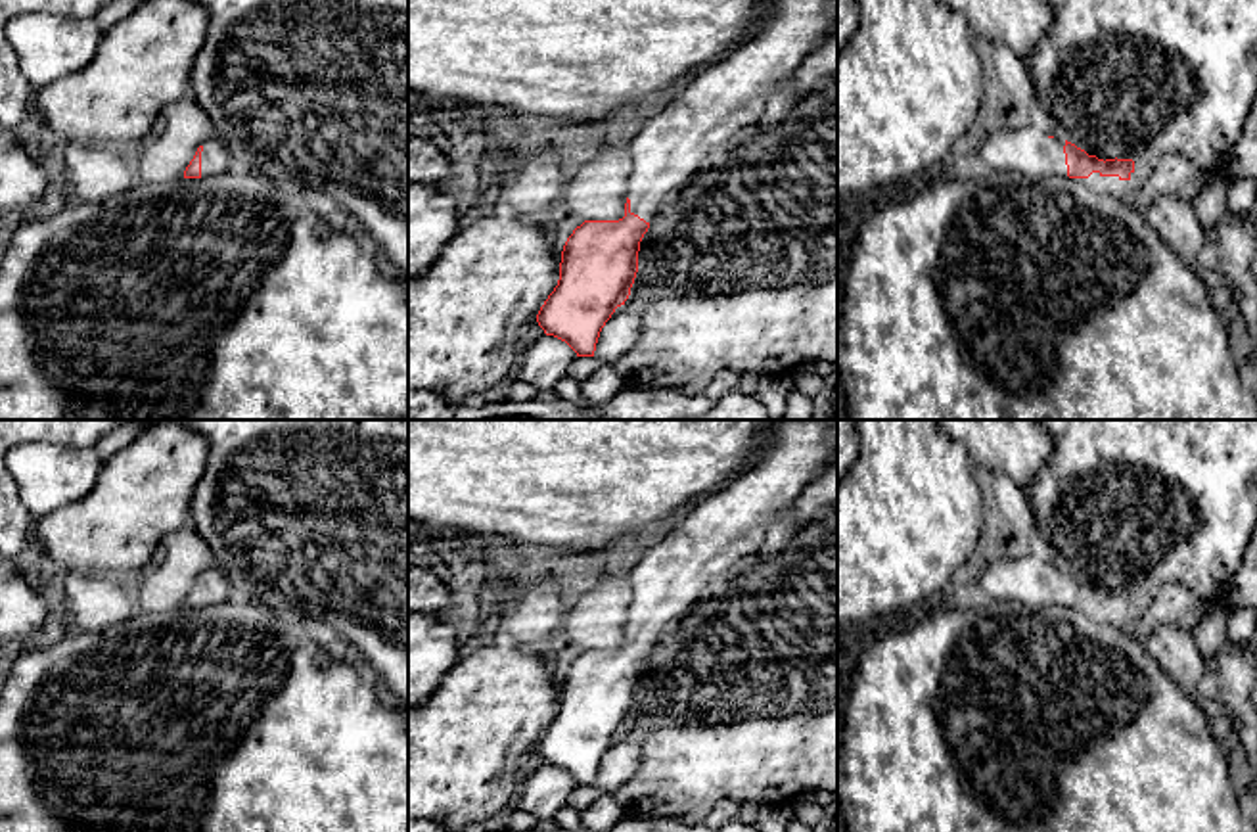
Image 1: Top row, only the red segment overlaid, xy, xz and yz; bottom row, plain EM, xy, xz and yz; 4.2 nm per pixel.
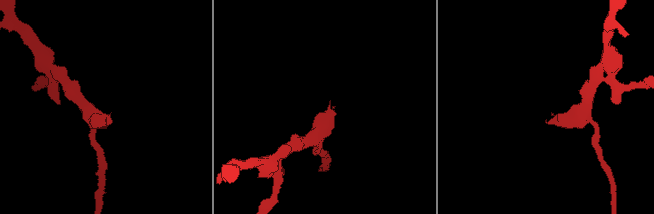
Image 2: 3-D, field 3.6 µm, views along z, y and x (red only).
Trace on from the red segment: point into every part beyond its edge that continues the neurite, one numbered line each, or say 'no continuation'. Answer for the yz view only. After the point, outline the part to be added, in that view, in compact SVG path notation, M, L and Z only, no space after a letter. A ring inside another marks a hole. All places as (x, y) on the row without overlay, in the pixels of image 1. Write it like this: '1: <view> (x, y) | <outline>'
1: yz (1028, 581) | M1037 558L996 560L983 569L968 596L983 602L1017 602L1033 612L1067 606L1063 575L1063 567L1048 567Z

